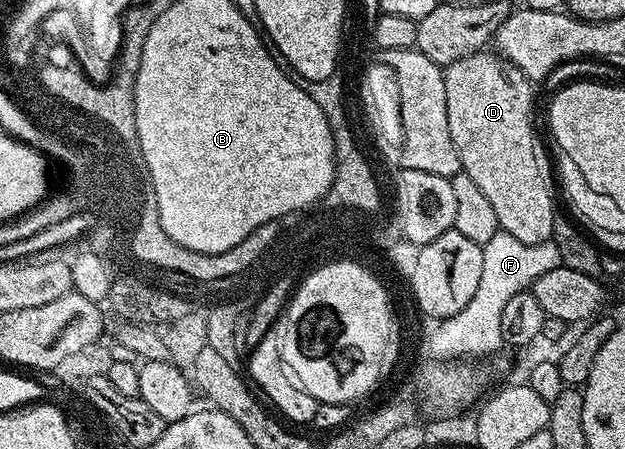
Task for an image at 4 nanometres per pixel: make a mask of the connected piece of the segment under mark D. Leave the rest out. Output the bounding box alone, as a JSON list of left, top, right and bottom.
[443,52,559,244]

